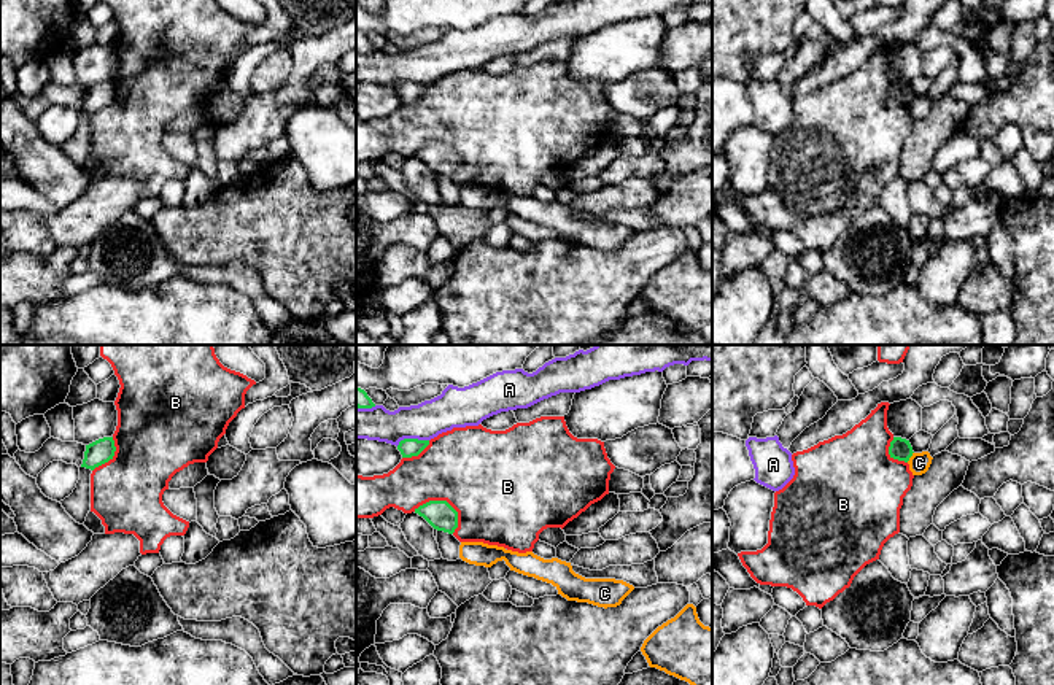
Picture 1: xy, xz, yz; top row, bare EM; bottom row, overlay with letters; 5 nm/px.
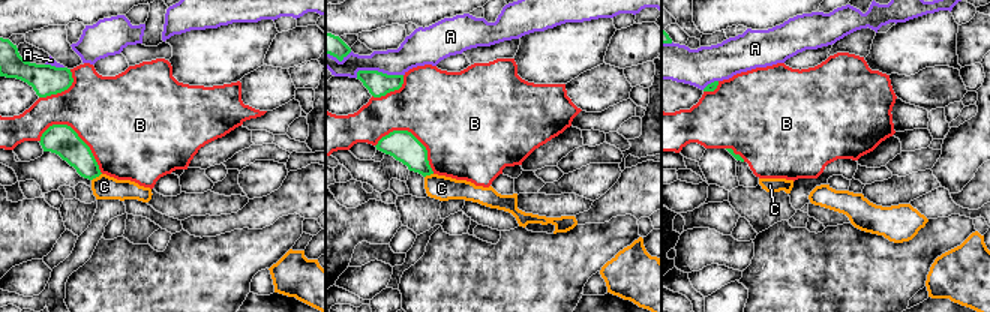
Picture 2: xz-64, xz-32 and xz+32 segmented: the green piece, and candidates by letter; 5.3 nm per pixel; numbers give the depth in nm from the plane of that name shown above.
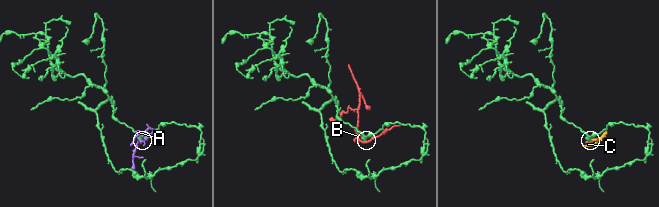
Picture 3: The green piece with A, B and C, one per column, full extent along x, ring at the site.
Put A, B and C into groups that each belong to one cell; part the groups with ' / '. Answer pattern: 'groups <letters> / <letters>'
groups A / B / C

